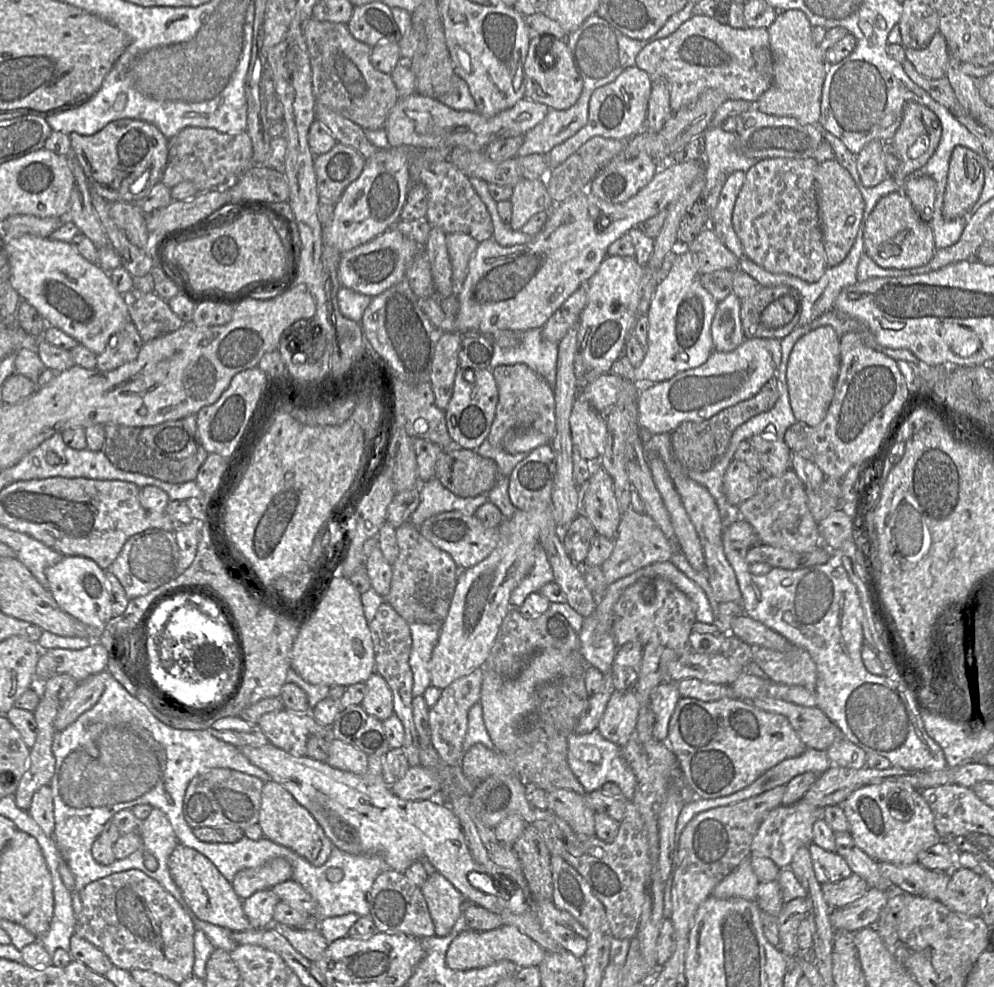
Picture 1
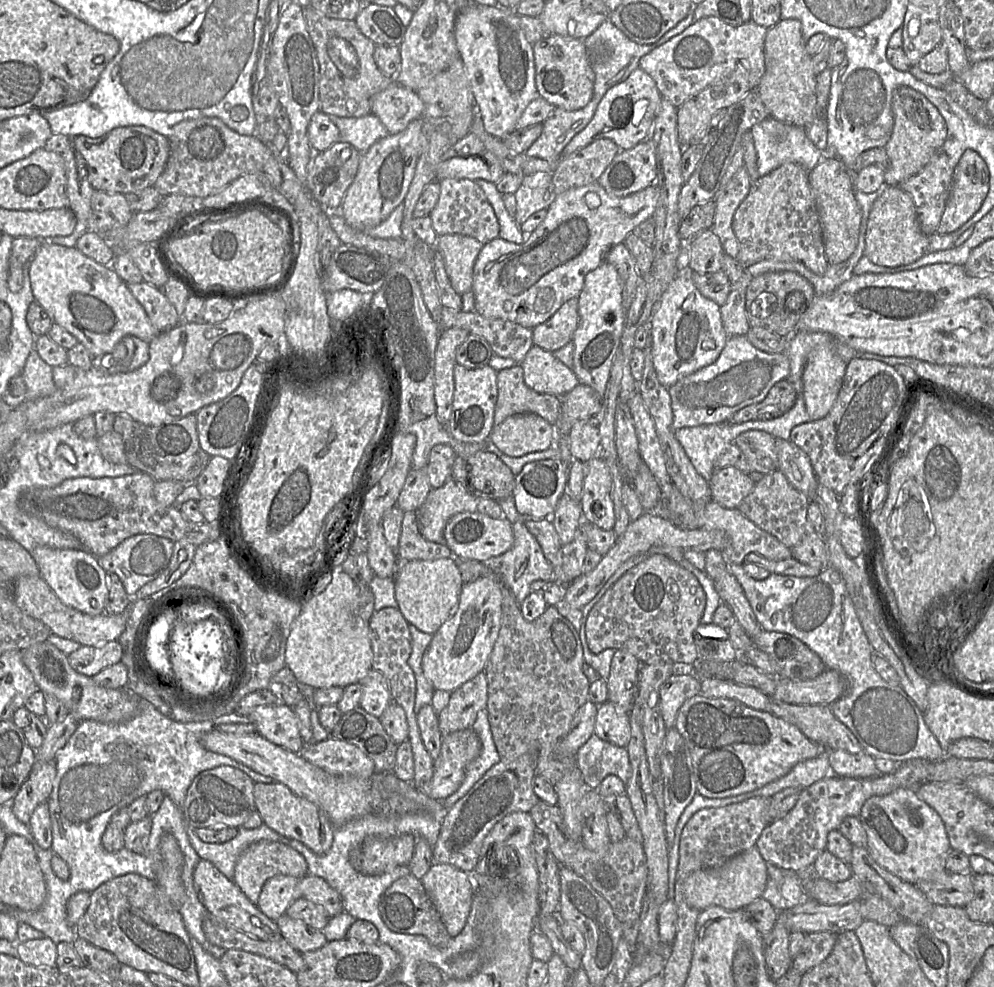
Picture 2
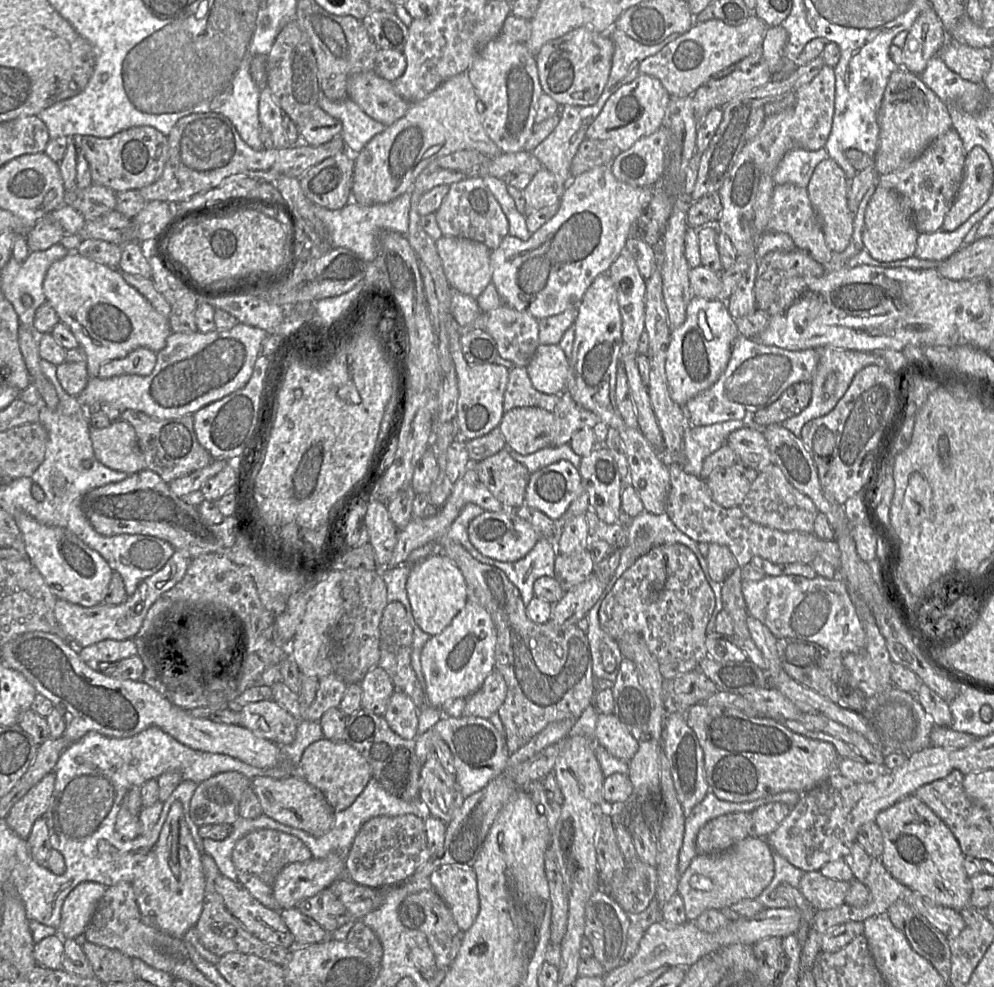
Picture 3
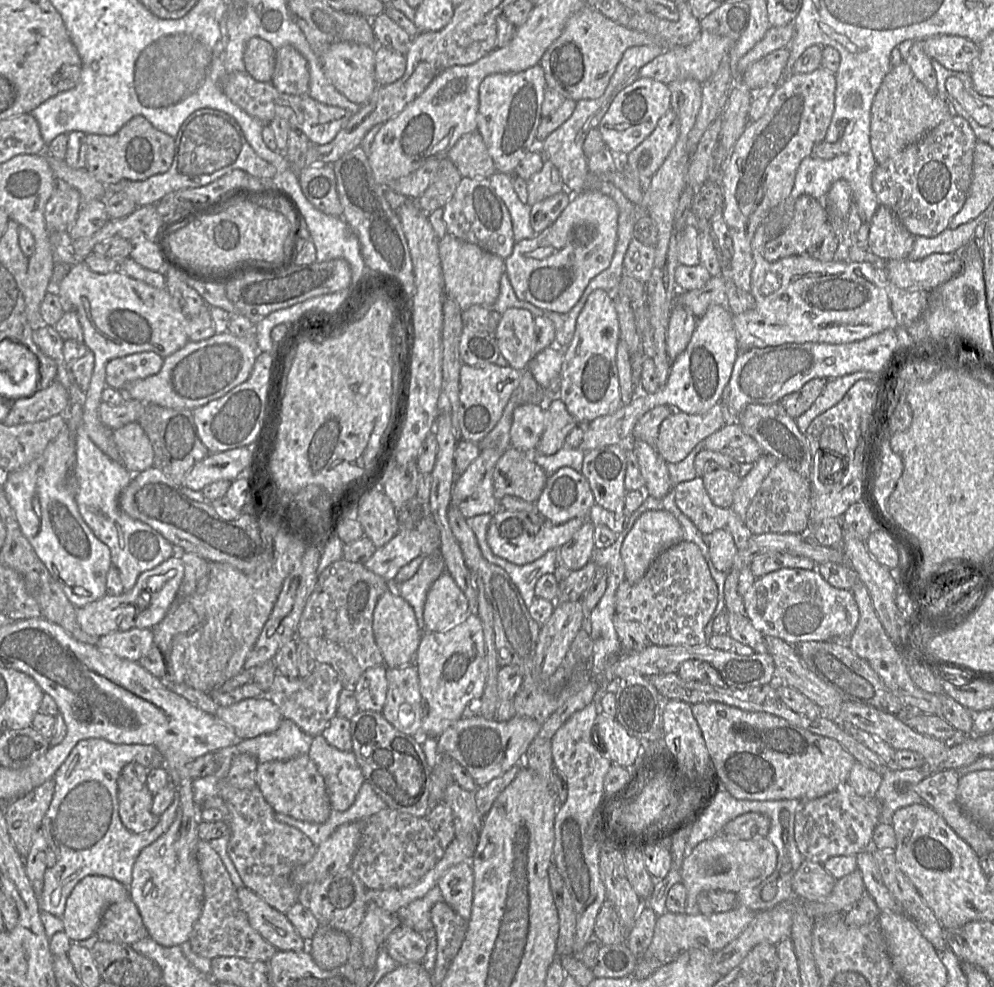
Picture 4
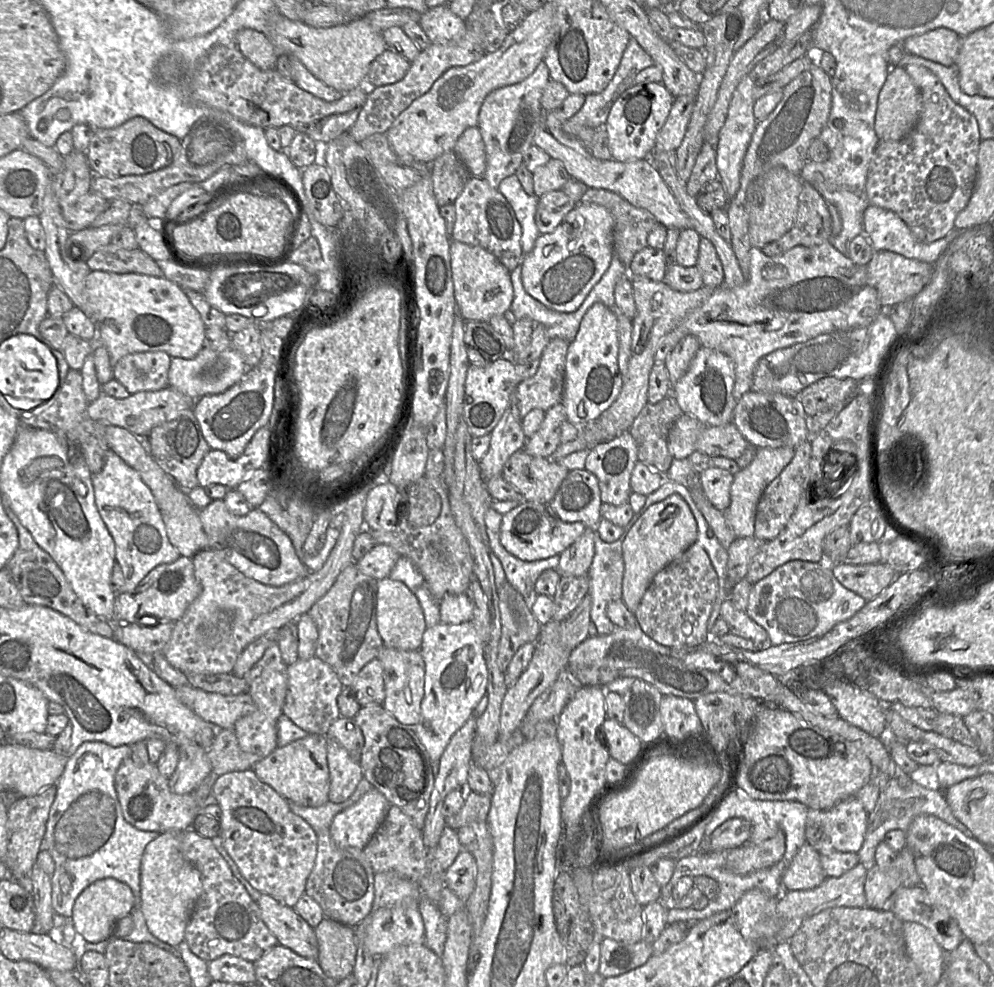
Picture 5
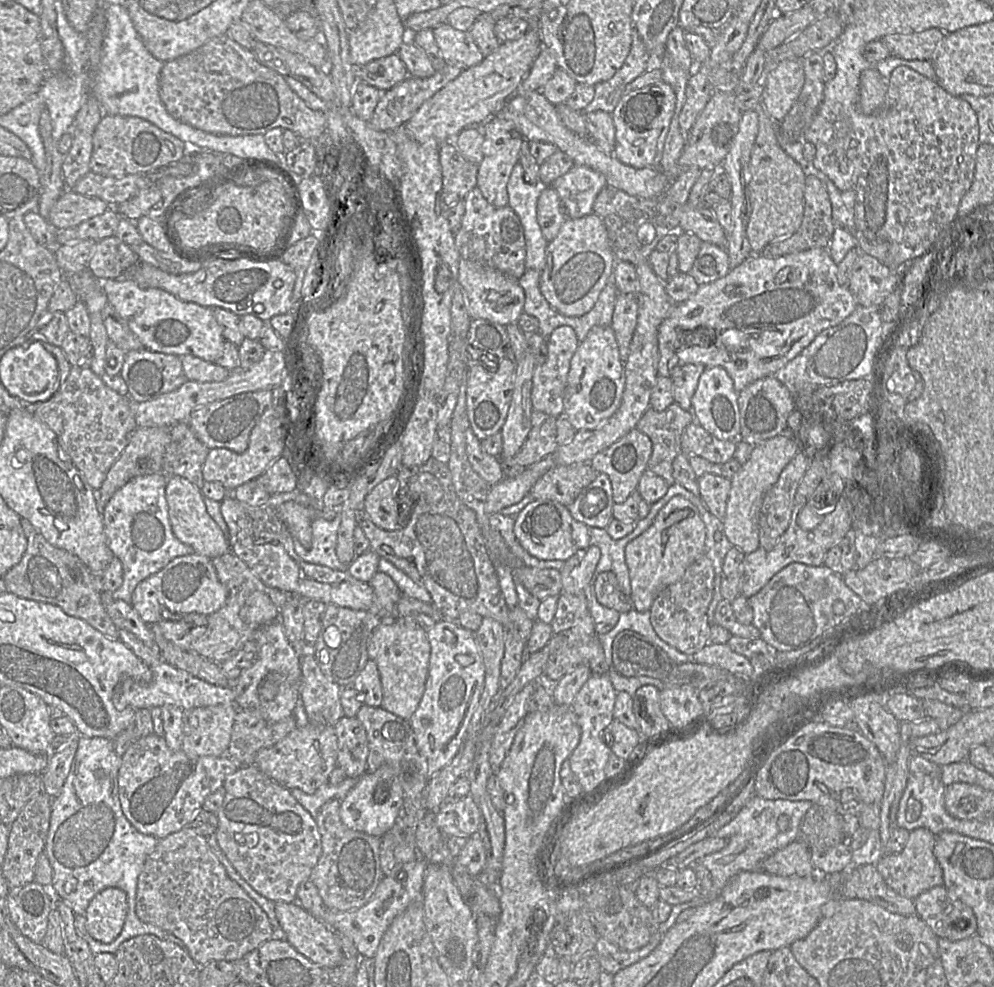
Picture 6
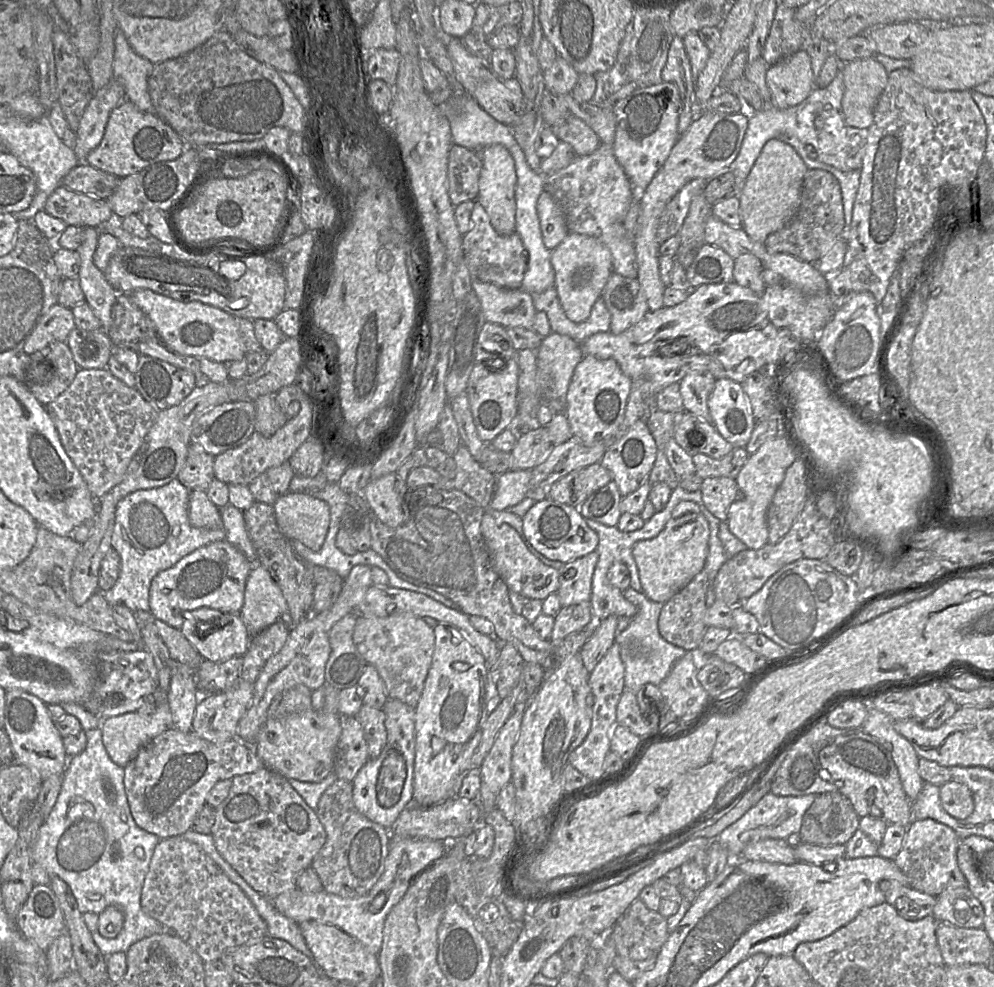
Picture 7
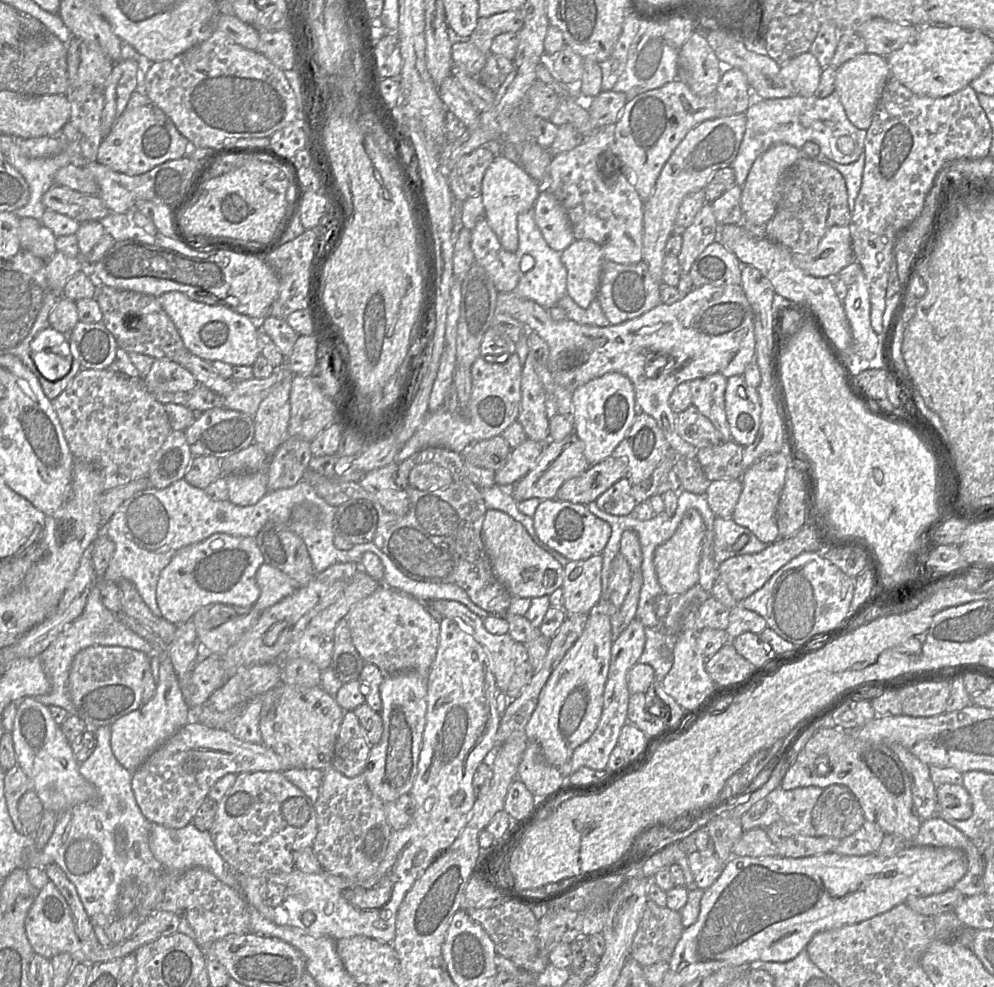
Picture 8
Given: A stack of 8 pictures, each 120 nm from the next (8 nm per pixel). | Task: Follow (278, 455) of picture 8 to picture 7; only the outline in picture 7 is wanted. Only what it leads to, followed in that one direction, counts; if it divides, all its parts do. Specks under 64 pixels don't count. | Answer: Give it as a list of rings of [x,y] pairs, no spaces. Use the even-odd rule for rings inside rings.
[[[289,461],[270,468],[256,477],[249,485],[255,501],[273,505],[289,491],[295,472]]]

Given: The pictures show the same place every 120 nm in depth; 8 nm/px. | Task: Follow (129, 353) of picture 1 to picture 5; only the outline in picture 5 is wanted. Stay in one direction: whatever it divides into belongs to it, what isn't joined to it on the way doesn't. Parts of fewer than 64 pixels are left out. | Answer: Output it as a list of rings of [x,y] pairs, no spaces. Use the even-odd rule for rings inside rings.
[[[138,352],[122,357],[113,368],[113,378],[123,384],[130,394],[157,391],[168,386],[168,372],[172,357],[166,352]]]

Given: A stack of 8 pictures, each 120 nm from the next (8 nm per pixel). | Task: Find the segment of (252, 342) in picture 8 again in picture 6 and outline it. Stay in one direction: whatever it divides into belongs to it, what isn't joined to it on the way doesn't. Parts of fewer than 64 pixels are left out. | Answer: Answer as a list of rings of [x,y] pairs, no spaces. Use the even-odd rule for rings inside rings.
[[[127,277],[100,280],[101,287],[107,296],[108,304],[127,323],[130,330],[140,339],[145,348],[178,356],[194,355],[213,363],[221,356],[225,338],[210,308],[193,302],[182,301],[159,288],[141,288]]]

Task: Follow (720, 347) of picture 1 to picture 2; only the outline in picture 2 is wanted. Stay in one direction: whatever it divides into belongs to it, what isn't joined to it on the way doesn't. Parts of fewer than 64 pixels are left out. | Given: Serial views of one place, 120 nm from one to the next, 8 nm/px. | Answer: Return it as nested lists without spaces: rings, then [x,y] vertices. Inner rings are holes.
[[[734,285],[726,302],[720,307],[723,328],[727,335],[746,336],[750,325],[746,314],[746,289],[744,285]]]

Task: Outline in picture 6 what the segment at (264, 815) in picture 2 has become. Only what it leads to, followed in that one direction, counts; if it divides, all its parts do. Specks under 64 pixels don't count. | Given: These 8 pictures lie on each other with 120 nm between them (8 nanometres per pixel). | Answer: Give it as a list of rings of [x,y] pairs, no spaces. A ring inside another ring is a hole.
[[[309,723],[305,727],[296,727],[272,747],[261,749],[254,764],[281,786],[313,794],[328,782],[329,775],[337,766],[337,753],[338,742],[334,727]]]

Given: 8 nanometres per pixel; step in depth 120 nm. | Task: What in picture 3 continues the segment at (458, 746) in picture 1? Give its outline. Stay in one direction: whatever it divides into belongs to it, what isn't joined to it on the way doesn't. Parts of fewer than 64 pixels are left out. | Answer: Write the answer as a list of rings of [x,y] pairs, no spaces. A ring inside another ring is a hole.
[[[493,670],[484,680],[482,686],[465,699],[463,717],[489,717],[497,713],[505,701],[507,685],[502,674]]]

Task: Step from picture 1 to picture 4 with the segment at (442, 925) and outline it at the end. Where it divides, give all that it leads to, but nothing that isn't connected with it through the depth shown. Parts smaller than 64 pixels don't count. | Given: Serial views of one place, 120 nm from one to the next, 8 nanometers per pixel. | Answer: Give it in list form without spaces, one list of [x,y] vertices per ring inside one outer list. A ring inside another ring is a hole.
[[[461,862],[449,868],[437,885],[443,901],[465,920],[470,919],[473,902],[474,874],[470,862]]]

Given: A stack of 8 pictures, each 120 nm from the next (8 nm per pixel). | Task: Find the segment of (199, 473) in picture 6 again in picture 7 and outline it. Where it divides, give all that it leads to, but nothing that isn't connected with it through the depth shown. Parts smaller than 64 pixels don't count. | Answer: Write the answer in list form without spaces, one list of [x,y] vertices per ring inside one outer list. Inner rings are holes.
[[[190,444],[186,462],[179,472],[177,479],[190,490],[207,491],[214,477],[214,457],[201,446]]]

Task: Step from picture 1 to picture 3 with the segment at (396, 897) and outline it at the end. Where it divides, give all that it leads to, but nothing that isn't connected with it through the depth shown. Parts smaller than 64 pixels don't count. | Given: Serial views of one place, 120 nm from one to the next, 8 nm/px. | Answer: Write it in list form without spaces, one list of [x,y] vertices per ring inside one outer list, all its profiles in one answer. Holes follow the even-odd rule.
[[[433,889],[403,896],[399,905],[398,919],[404,927],[425,934],[434,953],[438,970],[447,970],[450,967],[459,952],[464,932],[453,919],[448,906]]]

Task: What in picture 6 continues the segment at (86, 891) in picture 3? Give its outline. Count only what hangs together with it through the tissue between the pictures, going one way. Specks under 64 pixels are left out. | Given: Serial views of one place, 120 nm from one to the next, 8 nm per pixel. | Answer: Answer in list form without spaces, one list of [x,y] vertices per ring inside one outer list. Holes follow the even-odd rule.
[[[109,887],[94,896],[84,914],[88,934],[101,943],[114,941],[121,933],[128,912],[127,894]]]

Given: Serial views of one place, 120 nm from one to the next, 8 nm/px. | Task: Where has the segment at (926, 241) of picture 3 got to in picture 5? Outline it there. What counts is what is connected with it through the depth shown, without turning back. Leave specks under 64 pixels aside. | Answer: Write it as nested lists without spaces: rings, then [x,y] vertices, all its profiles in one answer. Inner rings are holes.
[[[869,205],[864,211],[863,216],[863,234],[866,235],[874,251],[891,251],[906,258],[916,259],[930,264],[934,264],[947,246],[963,231],[965,230],[953,228],[943,238],[925,244],[918,242],[904,221],[890,210]]]

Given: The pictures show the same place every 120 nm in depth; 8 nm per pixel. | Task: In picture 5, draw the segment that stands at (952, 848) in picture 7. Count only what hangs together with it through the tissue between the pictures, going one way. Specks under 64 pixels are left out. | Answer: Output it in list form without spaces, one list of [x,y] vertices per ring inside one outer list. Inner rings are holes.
[[[905,845],[887,870],[876,865],[869,868],[865,878],[866,907],[875,910],[890,910],[890,899],[899,888],[921,885],[914,857]]]

